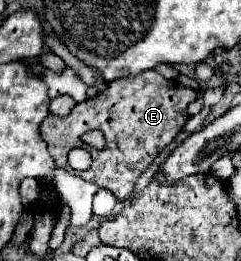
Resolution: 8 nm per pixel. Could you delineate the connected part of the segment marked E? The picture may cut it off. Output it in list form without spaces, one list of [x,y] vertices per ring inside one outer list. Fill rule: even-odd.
[[[148,69],[138,75],[110,81],[106,89],[96,97],[76,103],[66,117],[54,113],[48,115],[40,127],[40,133],[48,145],[48,151],[56,167],[62,167],[72,175],[80,175],[86,181],[104,185],[118,197],[118,201],[126,201],[134,193],[136,179],[146,171],[152,159],[164,147],[168,147],[174,141],[174,137],[182,131],[182,127],[188,121],[186,107],[194,99],[194,89],[182,85],[176,79],[164,79],[154,69]],[[90,129],[100,129],[104,133],[104,151],[86,147],[86,143],[80,139]],[[74,147],[84,147],[90,151],[92,167],[88,171],[78,173],[68,165],[68,153]]]

